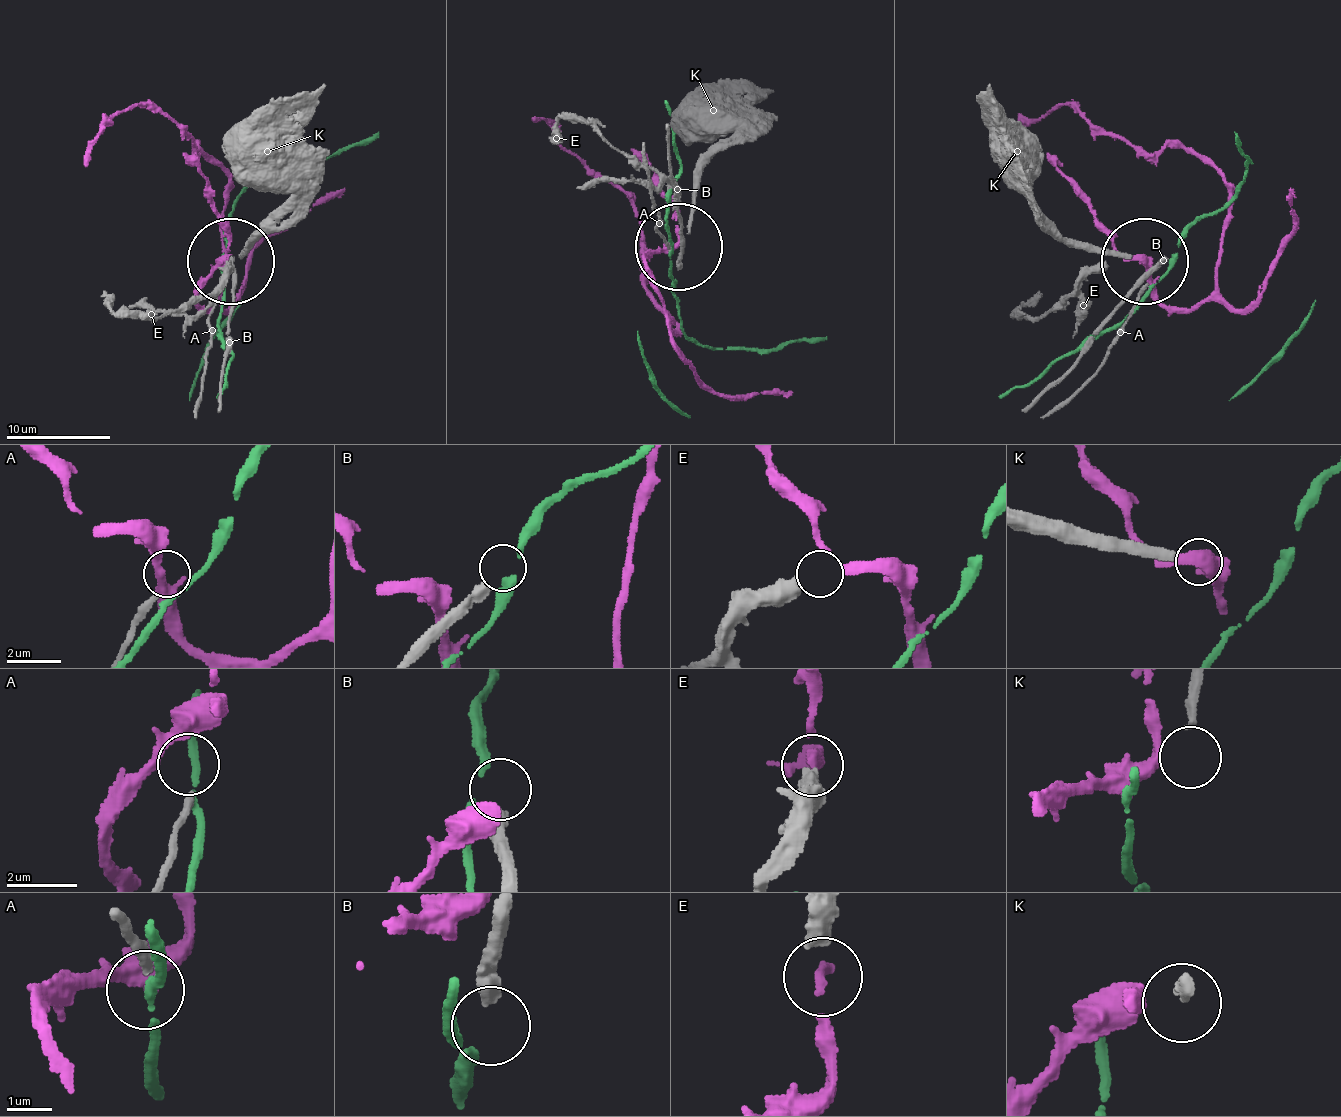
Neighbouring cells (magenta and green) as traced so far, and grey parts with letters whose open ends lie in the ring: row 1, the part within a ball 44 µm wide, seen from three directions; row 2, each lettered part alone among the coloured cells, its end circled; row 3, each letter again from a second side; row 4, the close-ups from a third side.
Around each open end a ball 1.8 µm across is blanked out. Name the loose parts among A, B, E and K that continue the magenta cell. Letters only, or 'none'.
E

